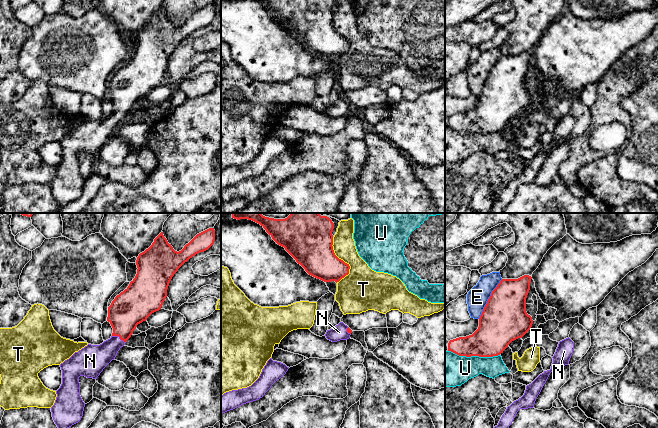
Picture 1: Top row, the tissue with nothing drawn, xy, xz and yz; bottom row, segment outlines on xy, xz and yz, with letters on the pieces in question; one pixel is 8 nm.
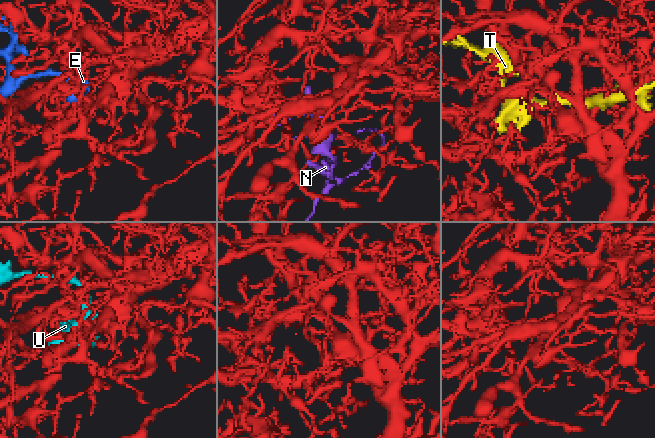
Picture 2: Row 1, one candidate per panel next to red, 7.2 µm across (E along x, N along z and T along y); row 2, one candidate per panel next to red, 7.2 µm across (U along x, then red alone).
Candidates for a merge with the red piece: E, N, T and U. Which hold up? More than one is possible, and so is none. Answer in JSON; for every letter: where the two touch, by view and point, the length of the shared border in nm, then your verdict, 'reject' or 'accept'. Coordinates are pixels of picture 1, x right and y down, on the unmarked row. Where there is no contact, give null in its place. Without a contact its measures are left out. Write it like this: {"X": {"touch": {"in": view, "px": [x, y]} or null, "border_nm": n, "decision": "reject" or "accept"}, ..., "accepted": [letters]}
{"E": {"touch": {"in": "yz", "px": [488, 75]}, "border_nm": 380, "decision": "reject"}, "N": {"touch": {"in": "xy", "px": [119, 112]}, "border_nm": 130, "decision": "accept"}, "T": {"touch": {"in": "xz", "px": [342, 36]}, "border_nm": 380, "decision": "reject"}, "U": {"touch": {"in": "yz", "px": [474, 131]}, "border_nm": 420, "decision": "reject"}, "accepted": ["N"]}

